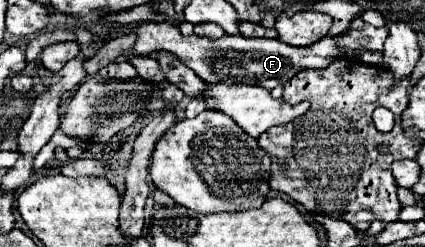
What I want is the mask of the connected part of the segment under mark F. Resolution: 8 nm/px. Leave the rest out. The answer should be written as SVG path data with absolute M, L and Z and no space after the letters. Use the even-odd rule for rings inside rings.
M142 23L138 29L138 41L130 53L124 53L118 59L126 59L130 55L152 55L154 51L174 53L184 65L188 65L202 81L206 83L248 83L262 85L264 89L274 89L276 85L284 85L298 71L305 69L325 69L342 53L342 47L348 49L372 49L382 51L384 41L388 37L386 27L364 25L360 31L348 31L340 35L340 39L324 37L308 47L296 47L282 43L278 39L248 39L242 35L224 35L218 41L198 37L198 35L182 35L178 25L174 23Z

